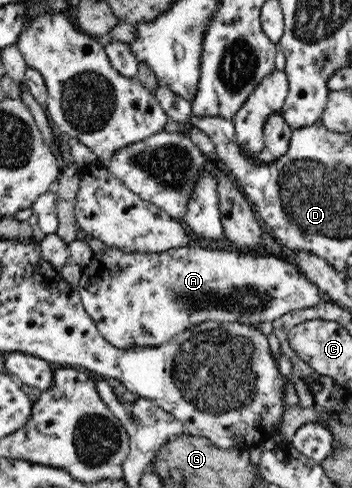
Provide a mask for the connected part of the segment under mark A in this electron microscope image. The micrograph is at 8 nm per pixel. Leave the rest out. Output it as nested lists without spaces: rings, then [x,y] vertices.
[[[196,245],[177,247],[164,250],[163,252],[154,253],[126,253],[121,249],[107,246],[104,251],[96,253],[92,260],[89,261],[88,267],[85,268],[87,273],[80,279],[78,287],[79,296],[83,303],[86,313],[94,320],[97,325],[99,334],[112,346],[118,349],[132,350],[134,348],[151,348],[157,345],[162,345],[170,341],[174,336],[182,333],[188,327],[198,325],[203,321],[218,321],[218,322],[240,322],[250,326],[258,326],[262,321],[274,321],[282,317],[285,313],[313,308],[320,303],[320,295],[318,294],[318,286],[308,281],[305,275],[300,271],[297,265],[289,263],[287,259],[265,251],[226,251],[226,250],[211,250],[210,247],[196,247]]]

